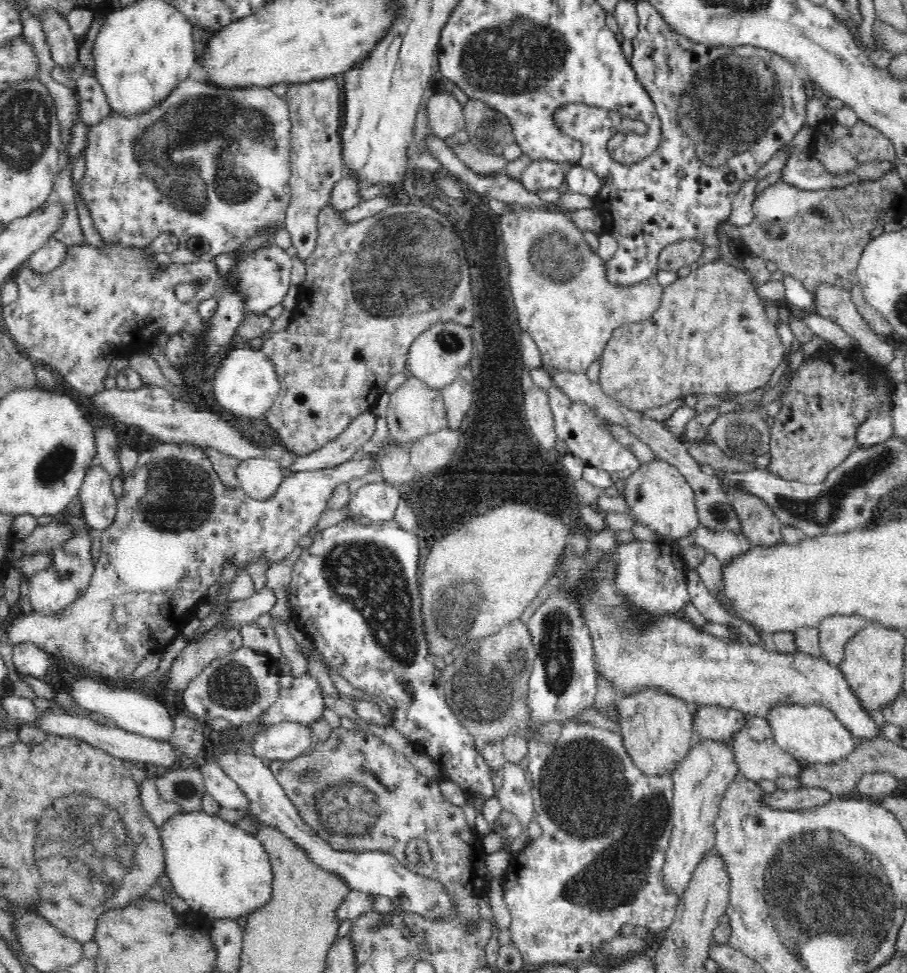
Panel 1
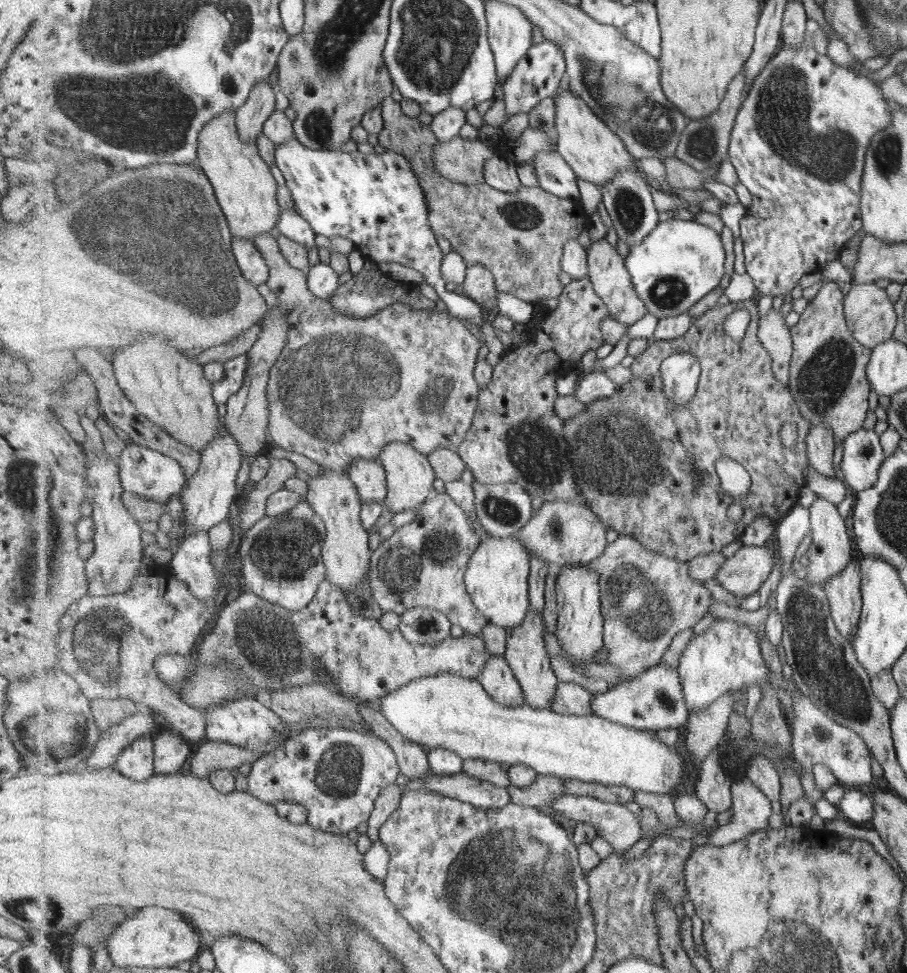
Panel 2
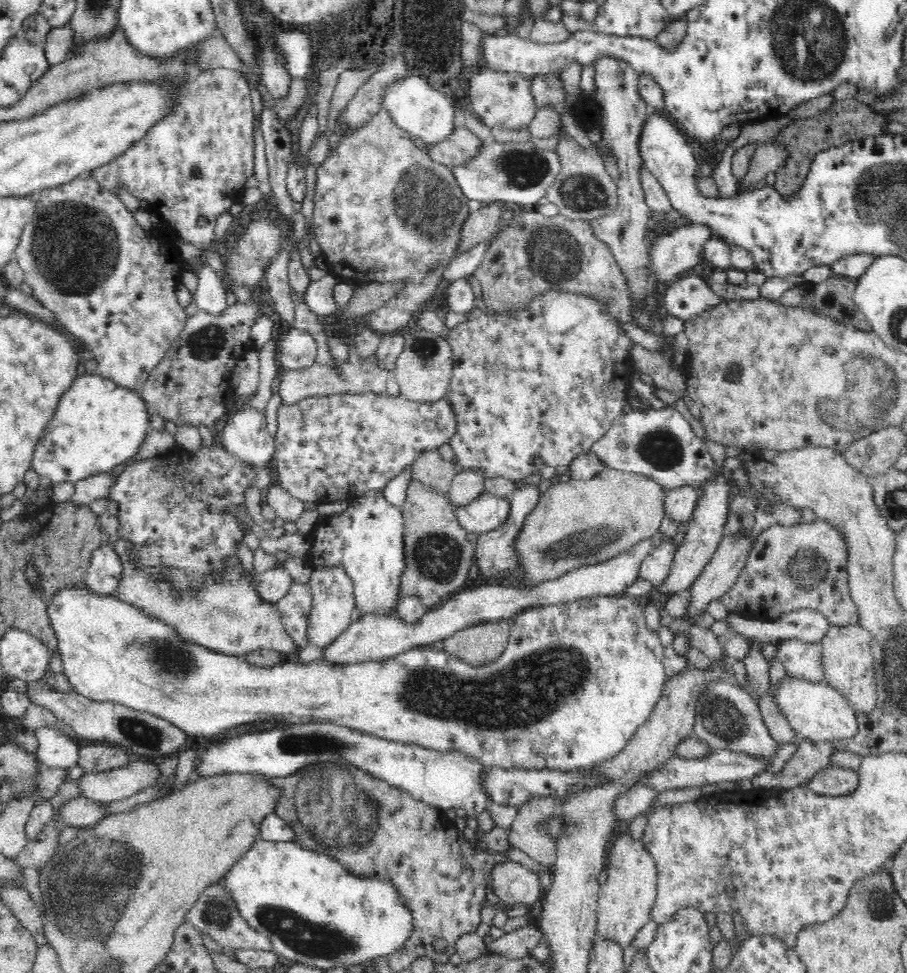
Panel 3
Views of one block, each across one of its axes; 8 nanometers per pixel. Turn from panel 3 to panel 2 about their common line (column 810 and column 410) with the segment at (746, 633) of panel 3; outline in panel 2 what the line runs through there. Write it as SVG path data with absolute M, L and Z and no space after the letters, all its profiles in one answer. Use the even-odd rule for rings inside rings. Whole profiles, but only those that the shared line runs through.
M410 609L399 617L398 628L414 644L435 645L451 636L450 618L435 610Z

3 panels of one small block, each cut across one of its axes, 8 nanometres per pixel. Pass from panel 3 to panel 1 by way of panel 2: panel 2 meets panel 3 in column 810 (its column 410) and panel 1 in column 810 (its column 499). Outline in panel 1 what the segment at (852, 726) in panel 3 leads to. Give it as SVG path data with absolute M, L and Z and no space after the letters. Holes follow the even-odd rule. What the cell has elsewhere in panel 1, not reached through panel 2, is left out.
M772 704L766 714L776 745L803 763L834 763L846 760L857 741L834 712L824 704Z

